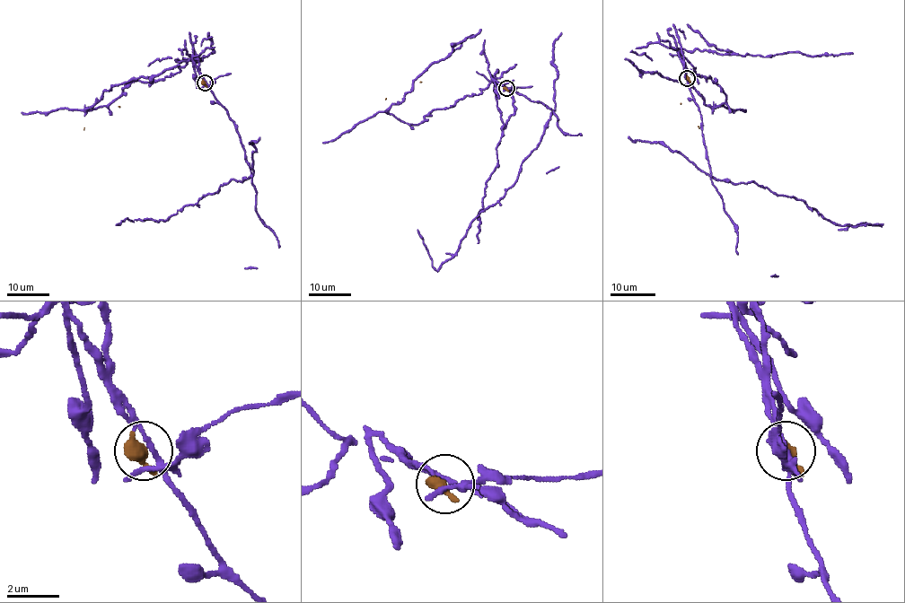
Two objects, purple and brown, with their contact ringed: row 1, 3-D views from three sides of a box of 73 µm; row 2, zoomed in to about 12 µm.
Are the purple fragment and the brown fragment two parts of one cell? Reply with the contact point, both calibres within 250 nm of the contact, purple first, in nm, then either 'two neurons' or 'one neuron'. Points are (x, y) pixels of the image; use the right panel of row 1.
(687, 78) | 140/500 nm | two neurons

